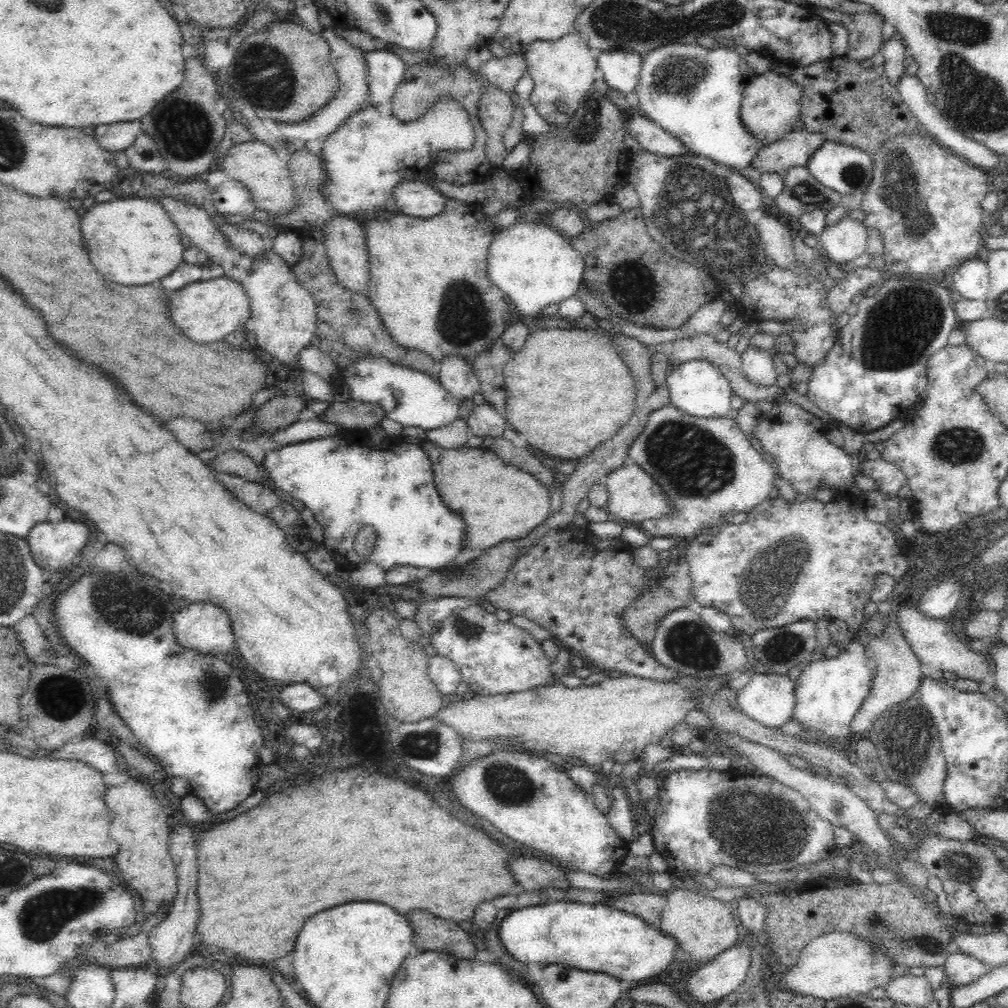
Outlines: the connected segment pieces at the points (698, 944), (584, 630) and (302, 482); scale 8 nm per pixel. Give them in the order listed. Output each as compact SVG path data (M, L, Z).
M673 888L664 896L666 906L659 916L657 927L661 934L672 936L678 943L678 950L682 949L688 955L685 970L706 964L720 952L740 942L740 924L733 906L682 888Z
M566 528L546 533L537 545L522 553L508 571L505 579L483 599L492 602L495 608L508 610L511 614L525 616L538 626L549 630L553 639L572 653L578 654L586 664L604 672L636 676L646 680L679 681L680 675L664 668L649 652L649 646L638 643L626 627L622 627L618 614L649 588L652 580L647 569L634 564L632 545L622 539L598 539L589 530Z
M322 436L292 443L278 448L266 448L262 469L272 480L275 488L294 498L302 507L309 508L323 532L323 544L326 550L338 560L346 558L348 562L360 564L362 557L354 547L354 540L361 529L372 527L376 542L369 561L388 570L402 565L416 568L450 571L452 560L462 549L464 520L460 514L452 514L442 502L436 491L434 471L429 457L419 444L398 444L396 438L382 442L379 448L369 445L346 444L338 436Z

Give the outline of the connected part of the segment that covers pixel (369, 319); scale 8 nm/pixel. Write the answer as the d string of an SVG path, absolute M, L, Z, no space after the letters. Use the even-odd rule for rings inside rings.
M312 230L304 236L302 243L302 256L300 260L291 265L297 281L312 295L316 307L316 332L311 340L311 345L319 348L339 366L346 366L348 362L360 356L383 356L390 362L410 366L414 370L422 370L434 374L434 362L430 355L416 350L416 358L408 350L402 350L400 345L389 336L382 325L380 317L367 295L349 291L339 284L329 263L328 253L322 242L322 232Z

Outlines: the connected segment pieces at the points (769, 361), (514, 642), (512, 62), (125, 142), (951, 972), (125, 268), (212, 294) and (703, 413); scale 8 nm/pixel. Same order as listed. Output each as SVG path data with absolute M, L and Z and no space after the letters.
M748 344L740 353L744 374L758 385L772 386L777 382L771 351Z
M437 597L417 605L418 611L413 620L422 628L423 636L428 636L433 626L439 628L432 636L431 644L437 654L448 657L460 669L462 681L468 682L468 690L482 694L502 694L502 692L524 692L530 688L552 684L557 676L552 673L553 663L550 661L540 642L531 634L510 621L499 620L494 613L476 605L475 597Z
M514 54L505 58L494 58L479 67L485 86L494 85L507 93L515 90L518 79L526 72L524 54Z
M140 120L134 122L118 122L118 124L102 124L96 128L97 143L110 152L122 152L135 143L140 132Z
M960 950L948 956L942 967L945 969L947 982L955 986L970 984L989 969L981 960Z
M118 198L112 202L94 203L82 212L82 238L92 266L106 278L124 286L140 286L160 280L183 263L182 234L154 198Z
M225 276L206 281L187 284L186 288L172 292L168 296L168 312L172 322L182 330L184 336L196 340L200 344L223 340L238 328L243 328L250 314L250 305L246 291L240 283Z
M689 360L670 368L664 392L669 403L689 416L701 418L721 418L731 410L733 389L720 369L707 360Z

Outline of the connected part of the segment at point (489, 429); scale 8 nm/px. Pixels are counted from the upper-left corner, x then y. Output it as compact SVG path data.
M483 403L472 410L465 419L470 436L502 437L510 427L503 413L496 411L490 403Z

